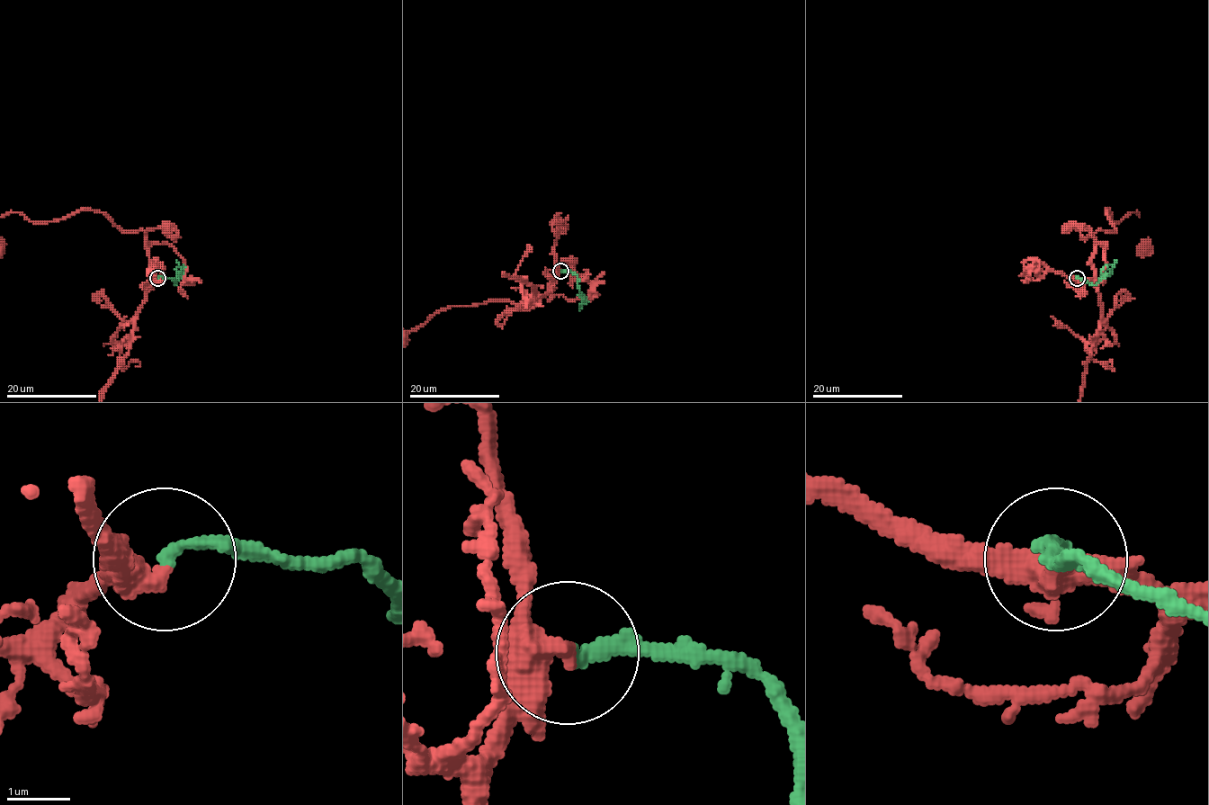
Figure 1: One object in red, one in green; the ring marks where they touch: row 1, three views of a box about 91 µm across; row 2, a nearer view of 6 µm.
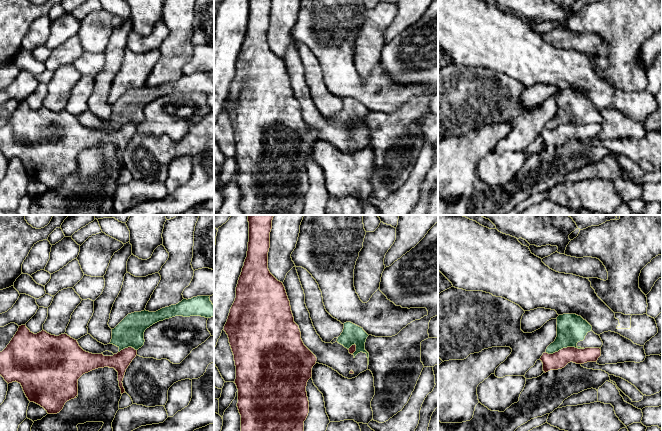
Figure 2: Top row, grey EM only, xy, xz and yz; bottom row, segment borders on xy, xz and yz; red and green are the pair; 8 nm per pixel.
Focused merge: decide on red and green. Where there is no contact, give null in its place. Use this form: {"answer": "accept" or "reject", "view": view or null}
{"answer": "reject", "view": "yz"}

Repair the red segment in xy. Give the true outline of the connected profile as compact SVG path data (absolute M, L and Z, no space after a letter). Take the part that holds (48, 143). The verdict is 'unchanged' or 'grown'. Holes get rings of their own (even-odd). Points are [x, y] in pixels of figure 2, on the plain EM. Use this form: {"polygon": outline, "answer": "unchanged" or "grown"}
{"polygon": "M21 101L7 123L0 128L0 151L8 160L15 157L20 159L30 178L40 181L48 190L57 190L67 177L78 171L78 155L98 144L114 144L118 148L121 170L125 169L122 157L136 131L137 126L132 123L113 132L92 130L84 127L77 116L67 110L55 112L44 106L34 110L26 101Z", "answer": "unchanged"}

